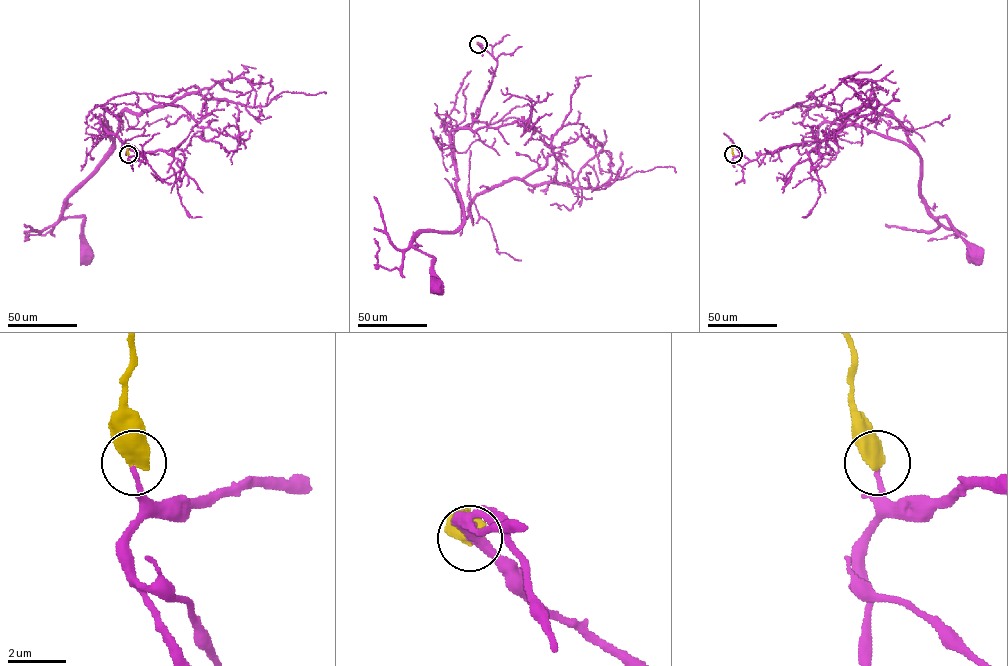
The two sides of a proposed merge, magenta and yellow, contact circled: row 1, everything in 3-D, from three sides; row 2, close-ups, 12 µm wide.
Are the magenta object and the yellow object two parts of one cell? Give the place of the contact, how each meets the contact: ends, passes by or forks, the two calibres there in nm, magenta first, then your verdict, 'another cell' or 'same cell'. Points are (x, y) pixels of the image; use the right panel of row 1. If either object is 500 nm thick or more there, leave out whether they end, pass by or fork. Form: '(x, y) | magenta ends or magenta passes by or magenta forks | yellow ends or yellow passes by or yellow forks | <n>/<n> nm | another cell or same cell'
(733, 154) | 150/650 nm | same cell

